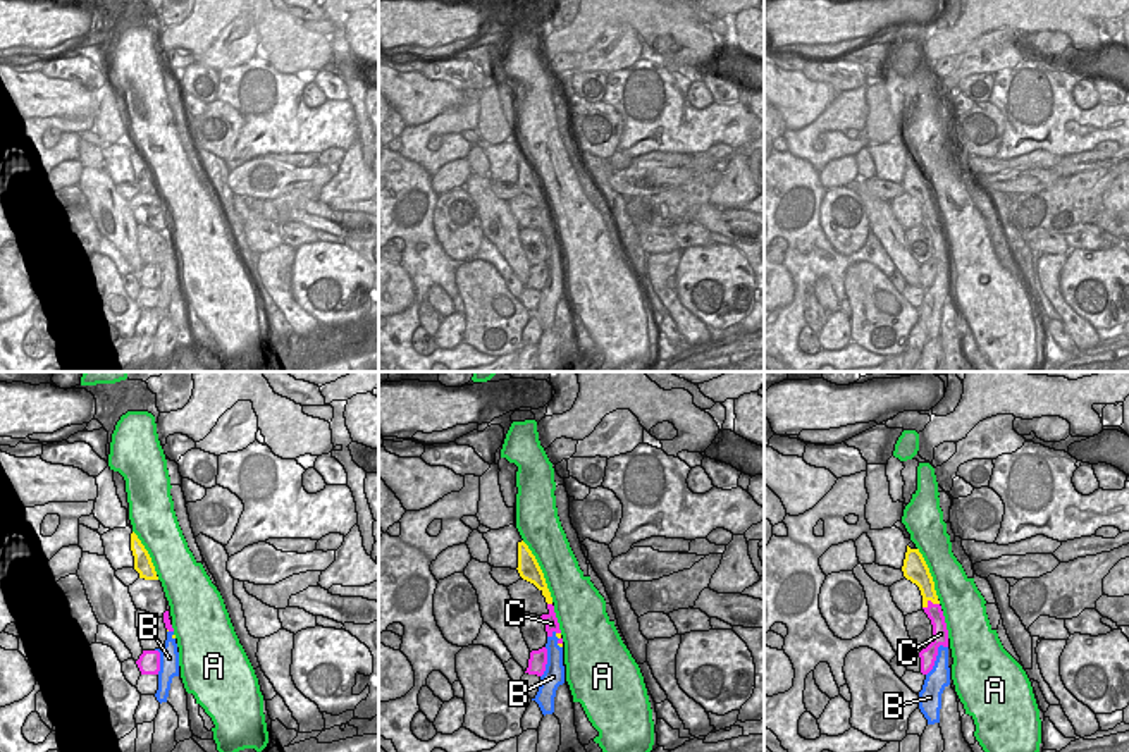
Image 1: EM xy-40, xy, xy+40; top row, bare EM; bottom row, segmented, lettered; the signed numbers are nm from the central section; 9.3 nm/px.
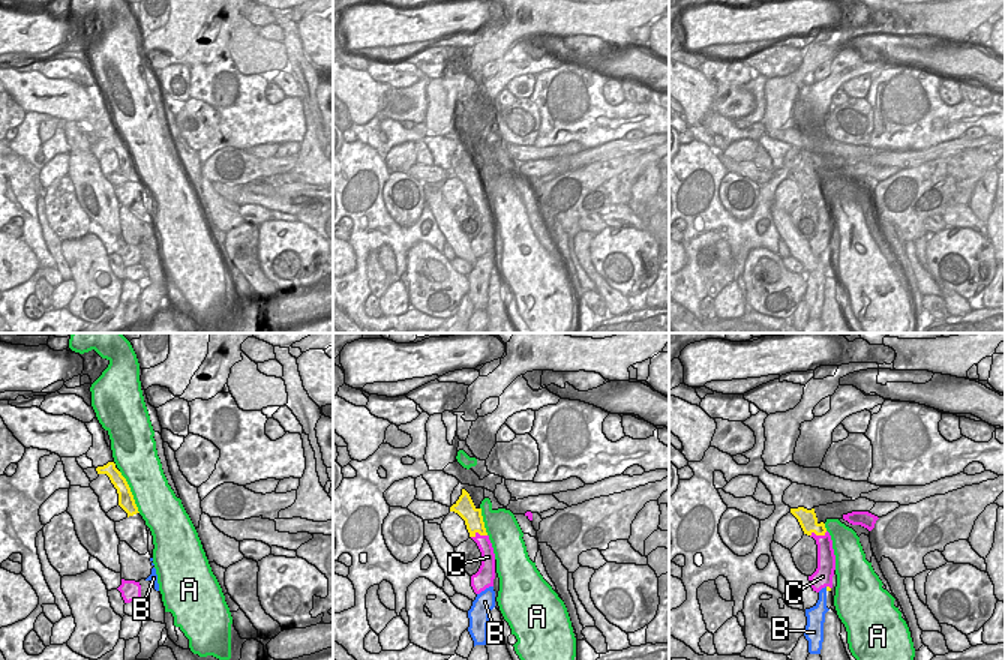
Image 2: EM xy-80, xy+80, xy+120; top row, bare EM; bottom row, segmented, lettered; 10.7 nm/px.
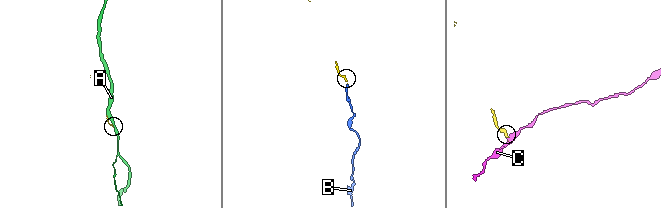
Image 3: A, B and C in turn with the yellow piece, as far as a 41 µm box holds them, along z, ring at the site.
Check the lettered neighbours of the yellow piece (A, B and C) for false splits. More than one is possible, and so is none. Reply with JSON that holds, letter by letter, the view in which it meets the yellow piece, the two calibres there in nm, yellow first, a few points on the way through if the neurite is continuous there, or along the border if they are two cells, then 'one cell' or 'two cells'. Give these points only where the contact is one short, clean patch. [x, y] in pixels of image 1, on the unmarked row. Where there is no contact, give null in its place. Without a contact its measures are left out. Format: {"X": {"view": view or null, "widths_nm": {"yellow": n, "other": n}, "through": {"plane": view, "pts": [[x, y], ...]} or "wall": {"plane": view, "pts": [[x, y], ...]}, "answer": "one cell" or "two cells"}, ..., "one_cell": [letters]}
{"A": {"view": "xy", "widths_nm": {"yellow": 200, "other": 360}, "answer": "two cells"}, "B": {"view": "xy-40", "widths_nm": {"yellow": 30, "other": 190}, "answer": "one cell"}, "C": {"view": "xy+40", "widths_nm": {"yellow": 190, "other": 140}, "answer": "two cells"}, "one_cell": ["B"]}

